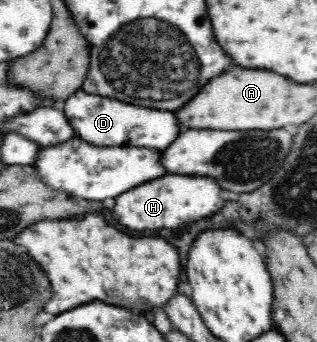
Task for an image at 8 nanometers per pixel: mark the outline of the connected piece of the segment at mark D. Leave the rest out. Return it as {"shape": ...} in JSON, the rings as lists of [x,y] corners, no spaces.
{"shape":[[[86,92],[72,94],[66,100],[64,112],[68,116],[70,125],[78,132],[78,136],[98,146],[146,146],[146,148],[166,150],[180,136],[180,126],[182,126],[174,112],[122,104]]]}

